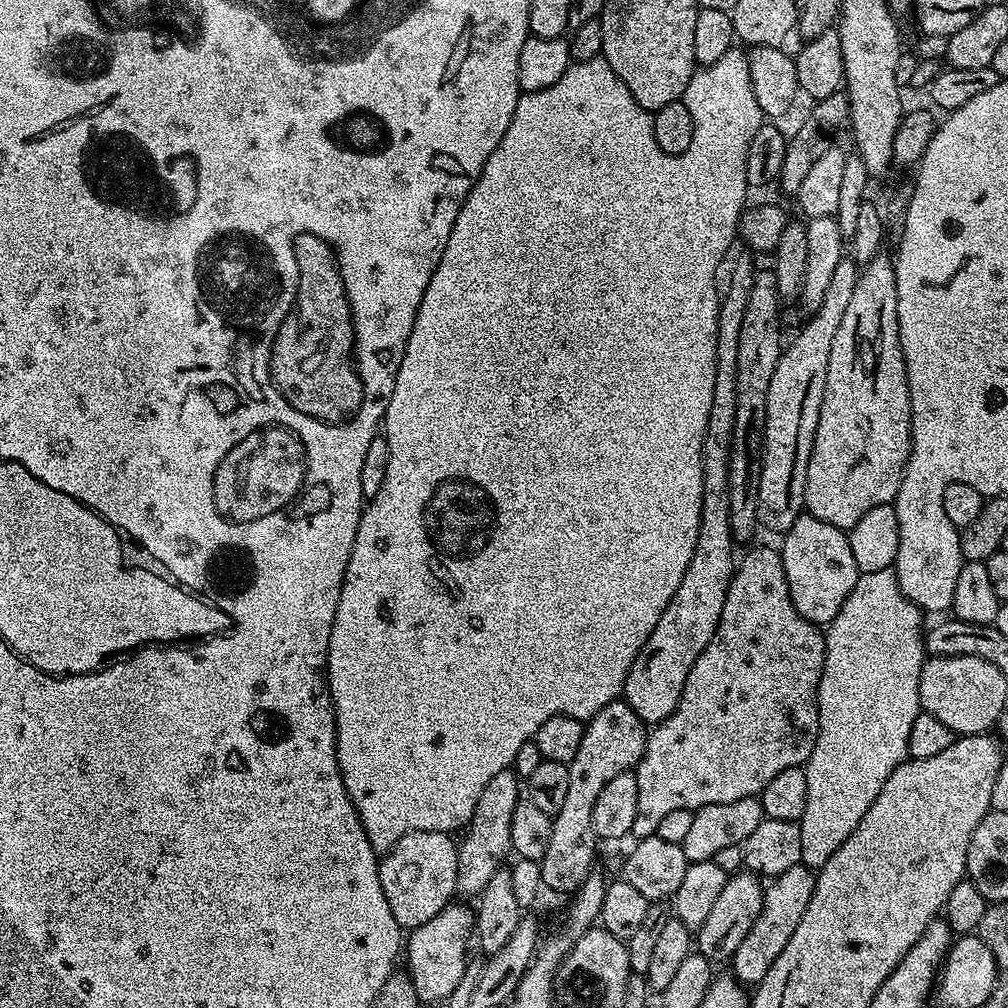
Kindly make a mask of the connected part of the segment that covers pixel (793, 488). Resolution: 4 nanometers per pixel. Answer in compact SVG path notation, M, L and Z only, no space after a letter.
M845 258L838 262L838 267L835 268L834 274L830 277L830 286L826 289L826 295L822 297L822 306L818 306L818 310L811 313L807 317L808 320L800 328L800 333L792 340L792 345L785 347L778 358L778 366L774 366L774 378L770 378L770 390L766 394L766 406L764 407L764 415L762 417L762 428L764 424L764 461L759 461L758 464L758 479L755 481L754 487L756 490L756 519L761 525L764 524L772 532L783 534L787 532L790 526L794 526L794 522L805 511L804 495L806 494L806 470L810 462L810 454L814 446L814 434L818 430L818 418L820 417L820 407L822 406L822 398L824 397L824 387L826 386L826 366L830 362L830 346L834 342L834 334L838 334L838 325L842 323L842 318L846 315L846 309L854 294L854 285L857 284L860 277L860 268L855 260Z

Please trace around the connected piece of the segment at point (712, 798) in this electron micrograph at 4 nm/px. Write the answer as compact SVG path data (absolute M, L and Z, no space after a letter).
M775 547L756 548L753 552L746 553L744 557L739 557L729 589L726 590L725 605L722 606L721 620L717 624L717 629L714 630L713 637L710 638L706 648L698 654L697 661L694 662L686 678L685 688L681 692L675 710L648 732L644 753L634 769L638 778L638 814L634 814L631 835L636 840L654 836L658 830L658 822L662 822L662 818L666 818L666 814L674 810L695 812L702 806L714 806L718 802L738 802L738 798L759 797L766 782L771 782L776 775L782 774L782 770L799 768L808 763L820 729L818 686L824 669L824 637L825 633L817 625L811 624L809 620L802 618L802 614L798 614L798 610L794 610L794 602L790 598L790 590L786 582L786 570Z

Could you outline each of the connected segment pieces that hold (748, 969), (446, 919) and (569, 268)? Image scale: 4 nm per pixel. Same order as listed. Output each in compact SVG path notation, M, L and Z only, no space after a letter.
M803 862L790 866L790 870L783 874L771 877L764 890L762 910L754 926L750 926L750 934L742 938L742 946L732 953L730 972L741 984L755 986L762 982L762 978L766 978L766 970L774 966L774 958L786 950L786 942L790 942L794 930L798 930L798 922L802 922L802 914L806 914L806 906L810 906L815 889L816 872Z
M451 902L434 918L417 928L411 929L406 936L406 956L408 965L406 971L414 990L422 1002L437 1000L443 1002L448 995L462 982L462 974L466 970L470 953L468 940L474 936L474 912L471 907Z
M734 46L726 50L726 54L718 58L718 62L697 67L682 99L686 110L690 110L690 118L694 118L694 142L690 142L690 150L671 156L660 149L654 138L653 113L638 106L638 102L634 102L634 94L626 90L626 82L622 82L622 78L614 74L614 70L606 63L603 55L569 64L566 74L562 74L562 78L558 78L558 82L554 82L554 86L548 86L546 90L521 94L518 106L514 106L514 118L510 118L510 126L506 134L502 134L502 142L498 142L494 154L486 158L482 174L474 182L462 210L458 210L458 218L454 218L450 242L446 242L446 250L442 250L442 258L438 262L436 273L426 286L426 294L422 294L422 302L418 306L418 314L414 318L414 326L410 330L410 338L406 342L406 350L398 366L394 394L386 406L382 421L382 435L390 446L390 462L386 466L386 478L382 482L382 490L378 490L378 494L365 503L364 511L360 513L354 550L350 554L342 590L338 594L334 626L328 643L326 669L326 687L332 695L332 710L336 713L336 761L344 779L346 794L356 808L364 830L382 832L382 850L386 850L386 842L394 845L407 832L451 833L452 828L463 829L474 814L474 806L478 806L478 797L482 794L486 782L490 782L494 774L502 774L511 769L522 742L533 739L538 726L542 726L546 718L569 716L587 722L594 714L598 714L598 710L602 710L602 706L617 699L624 691L624 683L631 664L638 657L643 644L650 638L651 631L657 626L667 603L674 597L674 592L682 581L690 560L694 557L695 543L698 542L699 519L702 515L702 440L706 434L706 422L710 418L710 401L714 398L718 310L722 295L721 289L719 287L716 289L716 267L723 262L732 239L735 241L738 236L740 216L746 209L744 199L750 195L744 155L754 130L758 130L758 126L762 123L760 108L752 93L745 49Z

